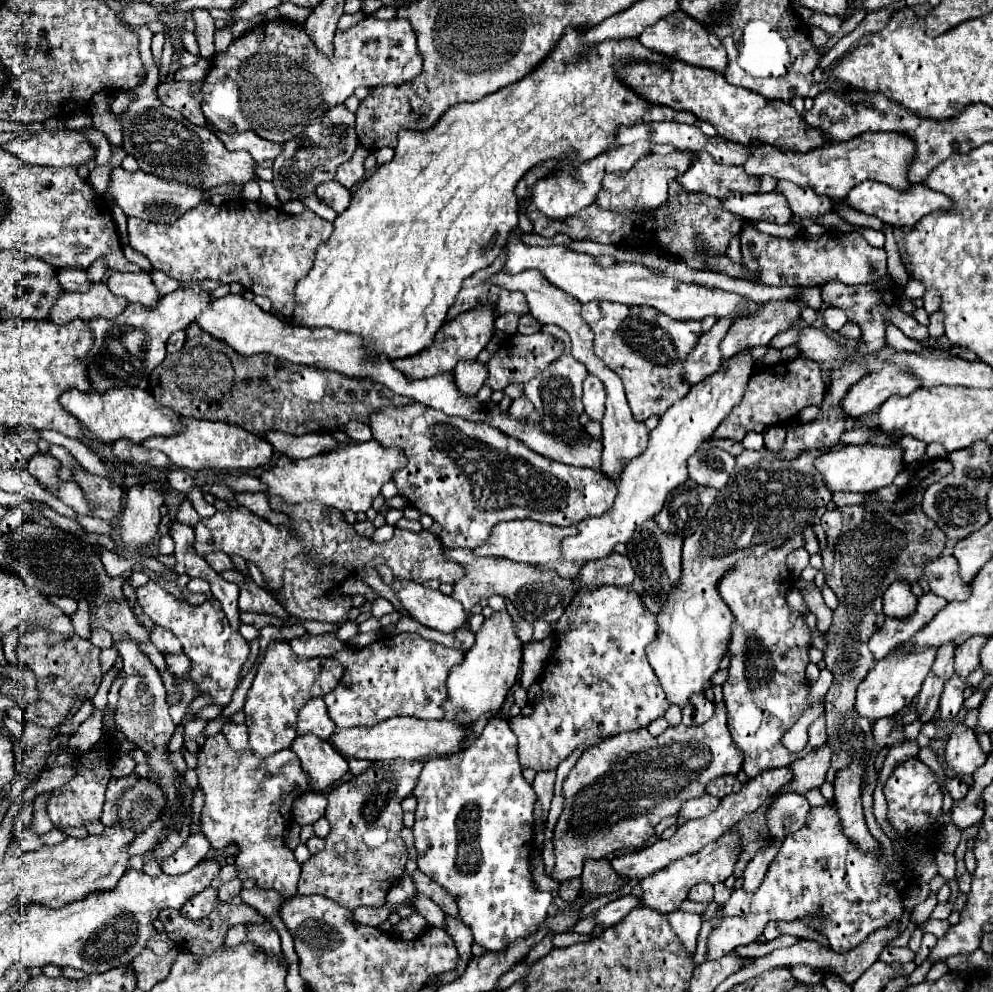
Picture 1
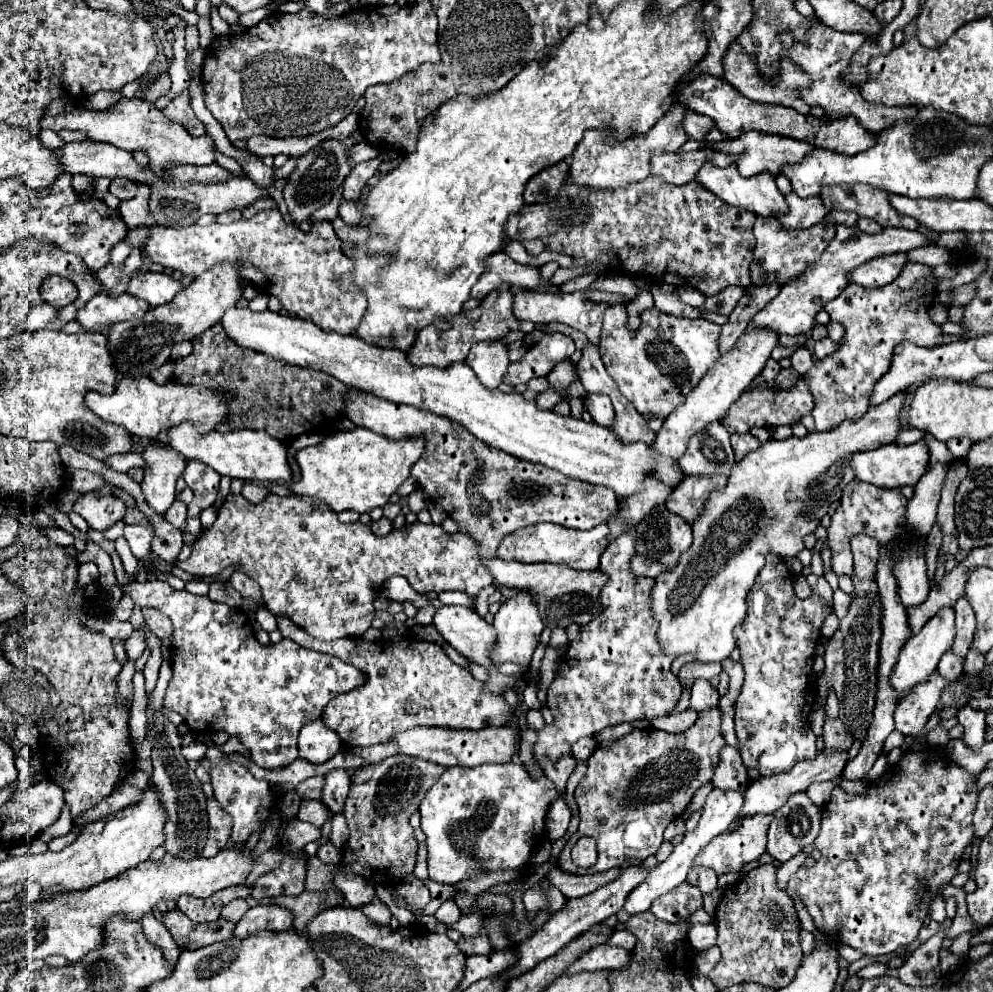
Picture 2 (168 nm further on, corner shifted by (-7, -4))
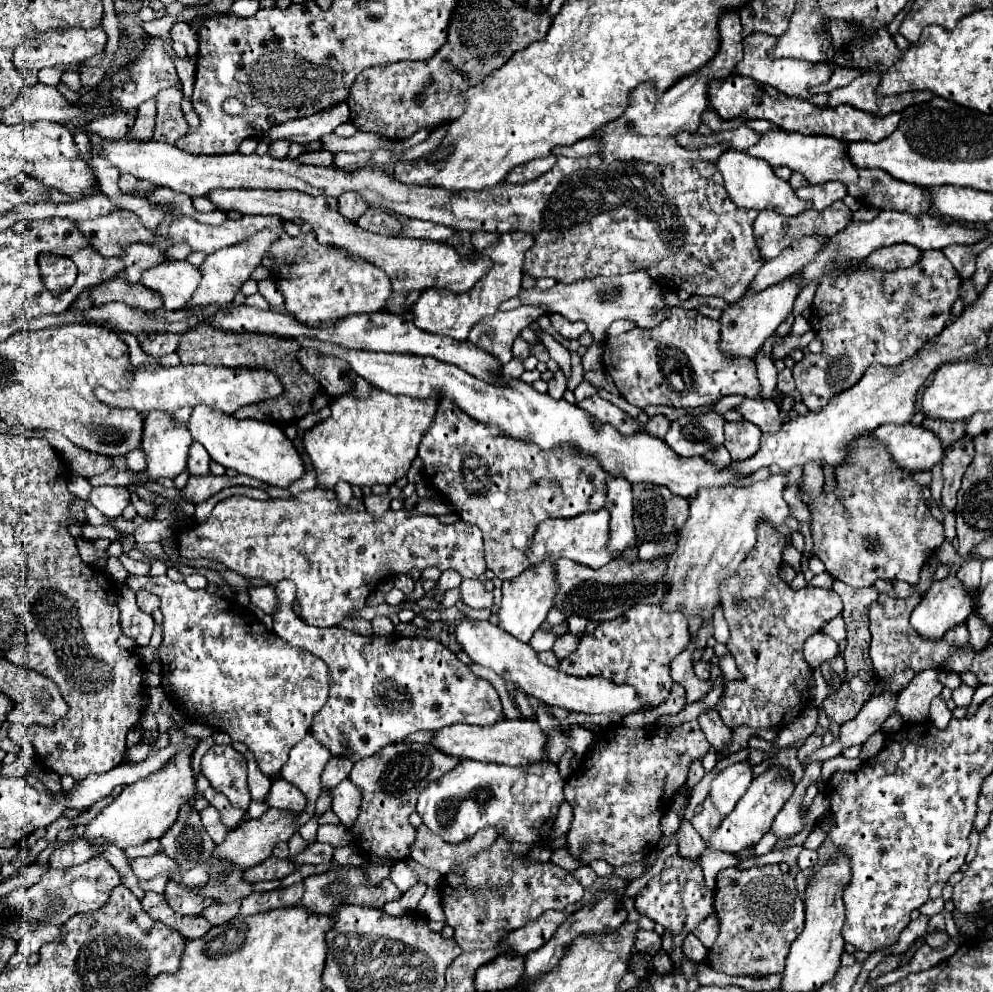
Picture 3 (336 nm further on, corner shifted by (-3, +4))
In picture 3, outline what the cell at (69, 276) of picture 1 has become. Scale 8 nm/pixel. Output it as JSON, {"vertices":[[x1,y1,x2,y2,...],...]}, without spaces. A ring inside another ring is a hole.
{"vertices":[[134,244,134,246,126,246,126,256,124,256,124,270,118,274,122,278,126,278,130,284,136,284,142,276,144,270,156,266,164,262,160,248,154,246,146,246,146,244]]}

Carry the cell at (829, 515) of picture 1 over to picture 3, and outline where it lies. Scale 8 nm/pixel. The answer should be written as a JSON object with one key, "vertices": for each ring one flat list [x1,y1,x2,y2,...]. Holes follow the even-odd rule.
{"vertices":[[872,436,858,438,858,450,846,458,842,466,836,468,836,490,830,494,820,494,818,498,808,498,800,492,802,500,808,504,812,512,812,540,814,540,814,556,818,556,826,572,852,588,872,586,878,579,902,580,908,584,918,582,920,568,934,554,934,550,944,542,942,524,930,514,926,500,920,492,920,486,930,486,930,472,910,474,898,468,882,446,872,442]]}

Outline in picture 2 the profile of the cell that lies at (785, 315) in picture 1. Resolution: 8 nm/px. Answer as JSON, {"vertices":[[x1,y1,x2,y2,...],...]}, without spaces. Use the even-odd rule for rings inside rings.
{"vertices":[[838,226,836,228,836,238,828,244,828,248,822,252,822,256,812,262,798,278,786,282,780,290,780,294,762,308,756,318,750,322,752,326,762,326,762,328,772,328,778,334,804,334,814,326,814,316,822,310,822,306,828,300,834,300,846,284,850,284,848,274,858,268,860,264,878,258,878,256,888,256,894,252,910,252,914,248,930,246,934,244,930,238,920,234,918,230,906,230,906,228,884,228,880,234,866,234,860,232,856,226]]}

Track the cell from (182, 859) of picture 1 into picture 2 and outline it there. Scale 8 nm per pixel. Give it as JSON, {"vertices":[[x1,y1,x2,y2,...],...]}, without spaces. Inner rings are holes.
{"vertices":[[208,798,206,810,210,816,210,834,208,834,208,842,206,842,202,856,210,858,228,846,230,832,232,832,232,822,230,822,232,818,226,810,222,810,222,806,216,802,216,798]]}

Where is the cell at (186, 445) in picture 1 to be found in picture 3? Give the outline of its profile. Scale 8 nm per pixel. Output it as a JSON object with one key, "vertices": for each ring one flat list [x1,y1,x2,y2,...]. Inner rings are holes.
{"vertices":[[194,406,186,428,192,434,192,440,200,442,214,462,222,464,224,468,234,468,238,474,246,474,280,488,288,488,290,482,304,474,304,466,296,448,284,436,284,432,272,424,250,418,236,420,234,416,210,410,208,406]]}

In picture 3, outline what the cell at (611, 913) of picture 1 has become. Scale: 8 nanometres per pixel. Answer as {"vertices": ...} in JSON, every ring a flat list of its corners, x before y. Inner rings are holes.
{"vertices":[[746,760,746,762,730,764,728,768,724,768,722,772,714,776,710,790,708,790,708,798,712,800,716,812,720,812,722,816,728,816,734,810,734,806,738,804,738,800,742,798,742,794,752,782,750,768,752,766]]}

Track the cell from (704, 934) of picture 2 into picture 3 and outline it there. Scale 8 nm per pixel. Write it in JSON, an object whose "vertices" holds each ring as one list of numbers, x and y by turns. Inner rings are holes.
{"vertices":[[716,914,706,916,706,918,694,928,692,934,694,934,700,942,704,942,706,948,710,948,710,946,714,944,714,940,716,940,716,934,718,934,718,918,716,918]]}

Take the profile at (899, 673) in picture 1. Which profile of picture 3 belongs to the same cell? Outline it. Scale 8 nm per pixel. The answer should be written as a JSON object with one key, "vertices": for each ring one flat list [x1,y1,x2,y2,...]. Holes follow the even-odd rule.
{"vertices":[[958,578,936,580,910,616,912,628,924,640,940,640,948,630,962,624,974,608,974,600]]}

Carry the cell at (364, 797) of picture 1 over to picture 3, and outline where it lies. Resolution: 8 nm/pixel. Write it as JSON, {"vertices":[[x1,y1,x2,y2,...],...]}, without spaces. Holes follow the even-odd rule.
{"vertices":[[390,744,370,758,362,758,354,764,350,780,362,792,362,804,356,824,350,828,358,836,360,846,371,855,406,860,410,858,410,846,416,838,416,828,408,822,410,814,416,810,416,800,422,788,432,780,438,780,442,774,452,770,460,760,446,756,430,744]]}

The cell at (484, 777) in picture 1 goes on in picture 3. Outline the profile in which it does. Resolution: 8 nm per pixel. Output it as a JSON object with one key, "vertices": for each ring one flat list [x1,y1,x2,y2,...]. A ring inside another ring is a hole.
{"vertices":[[460,760,454,770,422,790,416,812,434,834,440,834,446,842,452,844,472,838,486,826,494,826,498,834,510,842,526,842,536,846,544,844,550,837,554,816,564,800,562,788,564,782,558,774,558,766,550,762,502,766]]}

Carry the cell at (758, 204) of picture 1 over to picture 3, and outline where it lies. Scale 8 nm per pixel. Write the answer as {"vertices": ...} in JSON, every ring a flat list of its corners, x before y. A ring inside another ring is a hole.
{"vertices":[[826,182,826,184,818,184,818,186,808,184,794,192,800,200,812,202,814,210,824,210,830,204,834,204,846,196,846,186,842,186,842,182]]}

